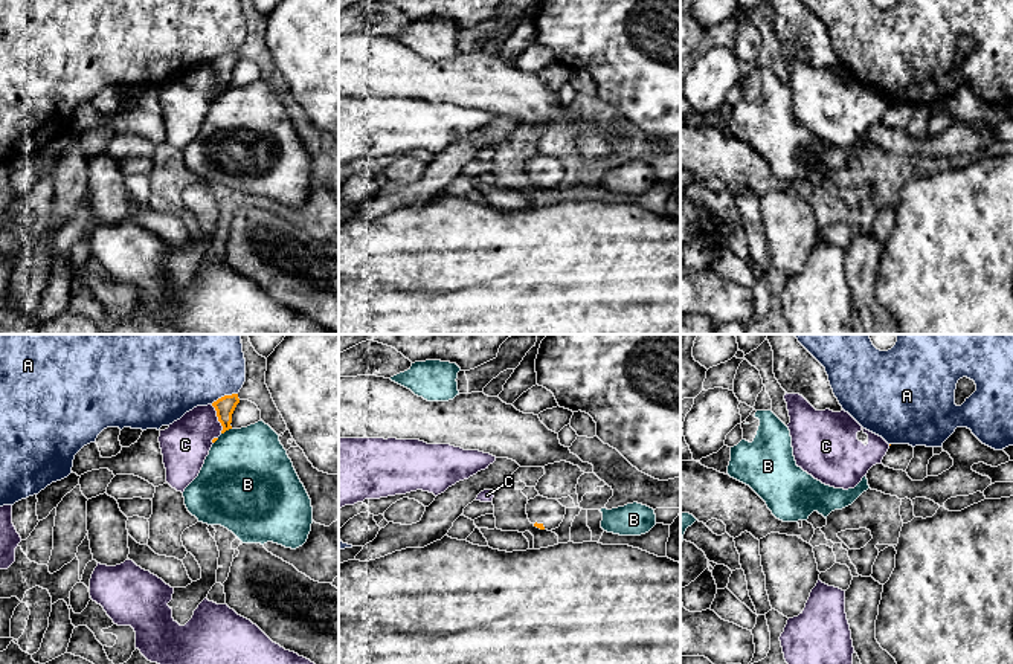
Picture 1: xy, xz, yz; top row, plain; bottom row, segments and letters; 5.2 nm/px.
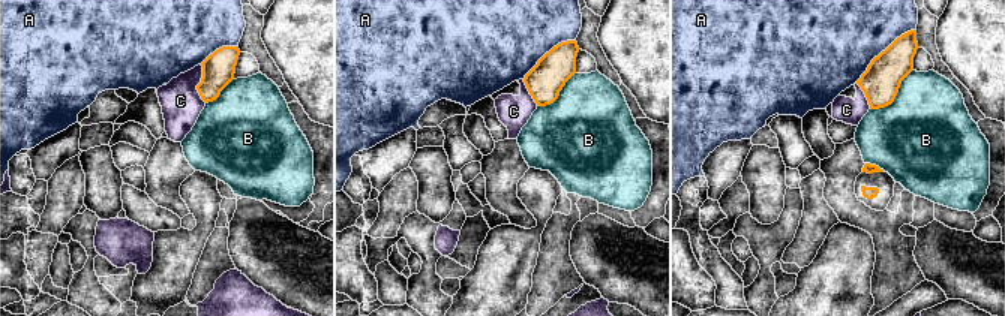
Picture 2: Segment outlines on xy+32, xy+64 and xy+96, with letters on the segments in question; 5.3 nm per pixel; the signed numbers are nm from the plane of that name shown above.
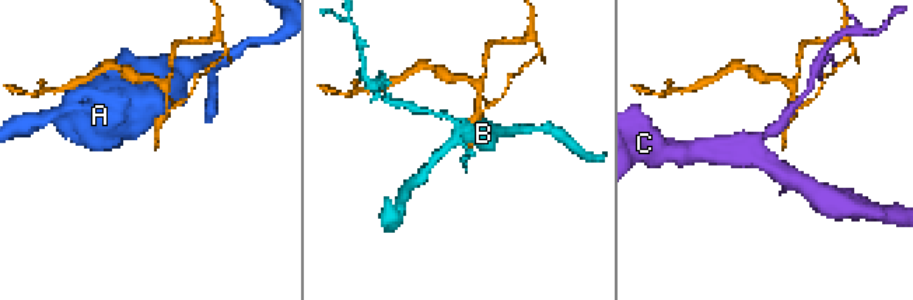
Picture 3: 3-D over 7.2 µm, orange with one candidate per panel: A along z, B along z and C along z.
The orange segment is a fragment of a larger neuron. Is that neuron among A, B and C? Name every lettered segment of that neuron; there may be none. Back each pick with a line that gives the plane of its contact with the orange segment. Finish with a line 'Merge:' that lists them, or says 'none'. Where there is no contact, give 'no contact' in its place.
Merge: none

